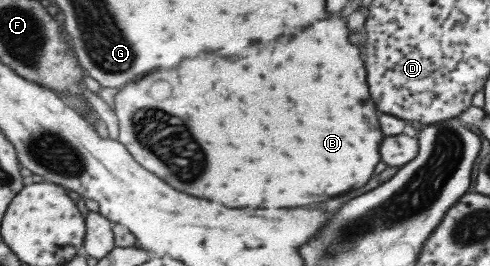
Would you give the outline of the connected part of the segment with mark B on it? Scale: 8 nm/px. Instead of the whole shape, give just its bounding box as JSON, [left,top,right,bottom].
[114,16,384,212]

